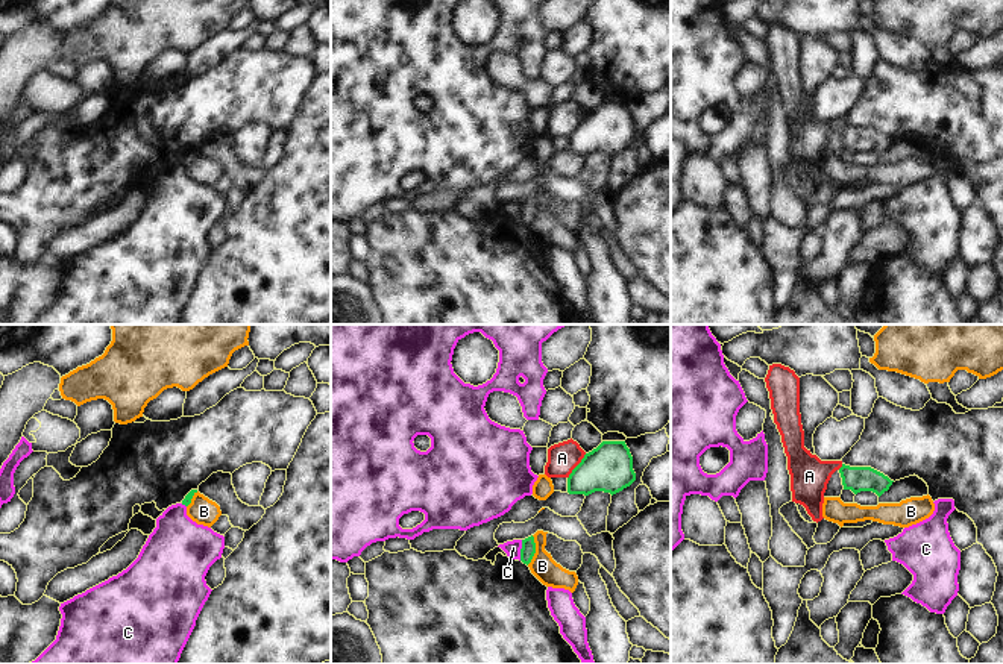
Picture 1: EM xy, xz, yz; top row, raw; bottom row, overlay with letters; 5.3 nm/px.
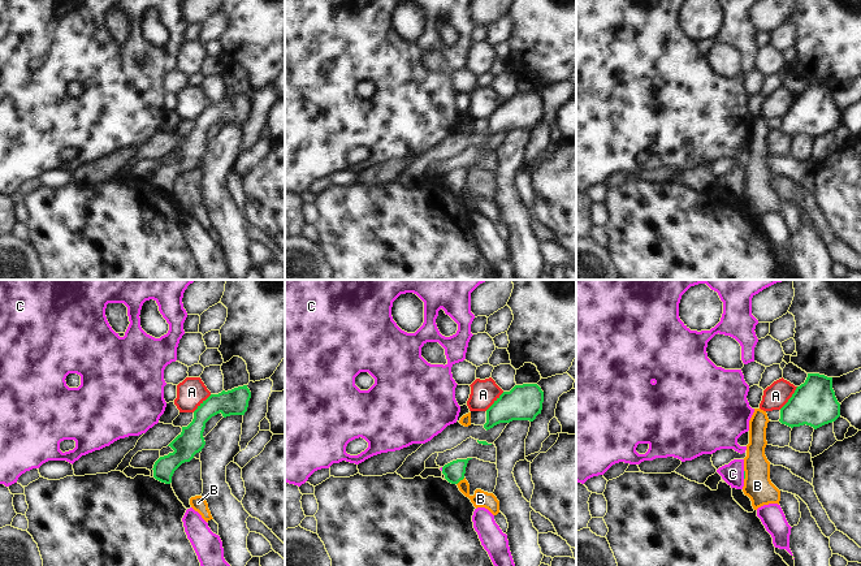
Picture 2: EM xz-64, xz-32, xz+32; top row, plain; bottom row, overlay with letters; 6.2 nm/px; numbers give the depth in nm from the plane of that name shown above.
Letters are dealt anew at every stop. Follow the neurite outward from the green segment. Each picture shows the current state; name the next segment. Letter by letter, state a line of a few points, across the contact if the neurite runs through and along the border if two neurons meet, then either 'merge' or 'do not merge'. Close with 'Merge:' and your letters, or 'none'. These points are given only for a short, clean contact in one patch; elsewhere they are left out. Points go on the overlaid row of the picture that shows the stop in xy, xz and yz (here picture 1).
A: do not merge
B: xz (533, 535), (534, 555), (527, 564) | do not merge
C: xz (522, 540), (519, 560) | do not merge
Merge: none

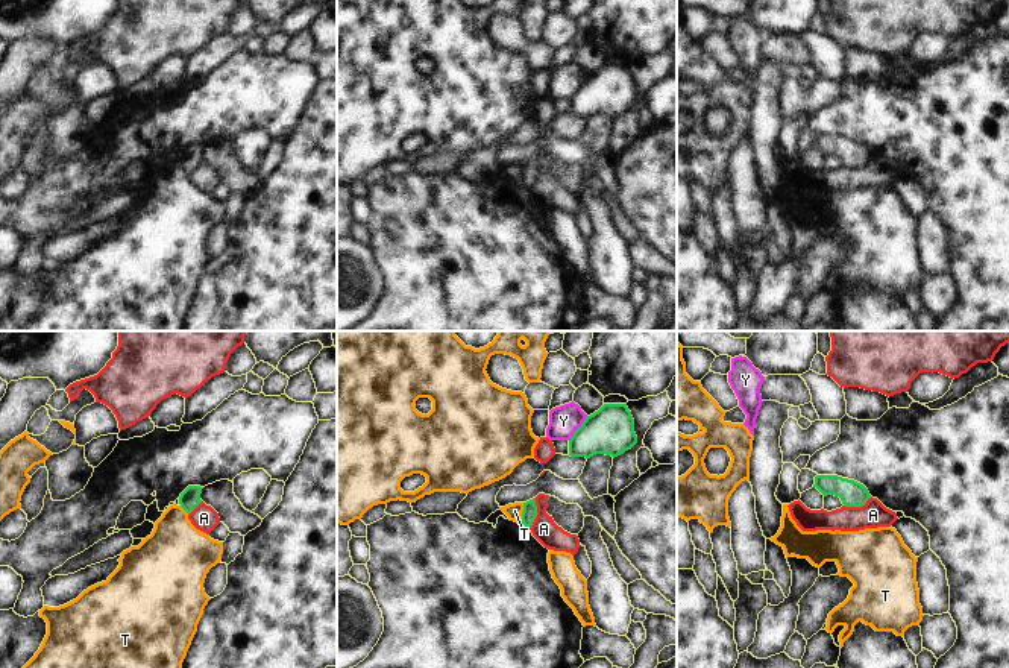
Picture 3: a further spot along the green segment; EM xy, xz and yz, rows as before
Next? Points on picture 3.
A: xz (534, 498), (536, 518), (528, 527) | do not merge
T: xz (524, 503), (521, 523) | do not merge
Y: do not merge
Merge: none

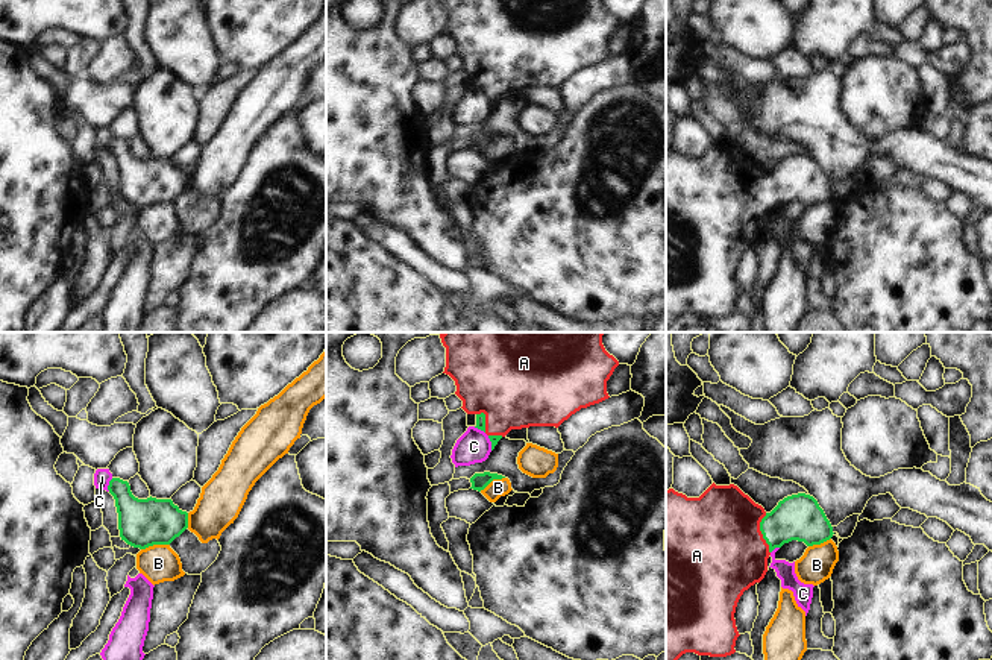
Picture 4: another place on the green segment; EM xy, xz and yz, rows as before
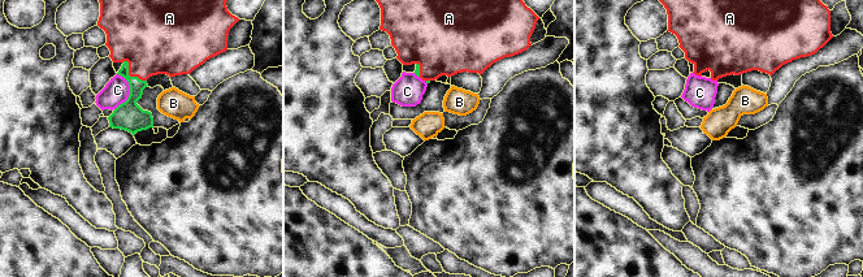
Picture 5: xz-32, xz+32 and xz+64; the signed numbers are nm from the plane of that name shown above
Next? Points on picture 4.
A: yz (800, 518), (762, 533), (740, 534), (718, 550) | merge
B: xy (169, 543), (153, 543), (141, 550) | do not merge
C: do not merge
Merge: A

